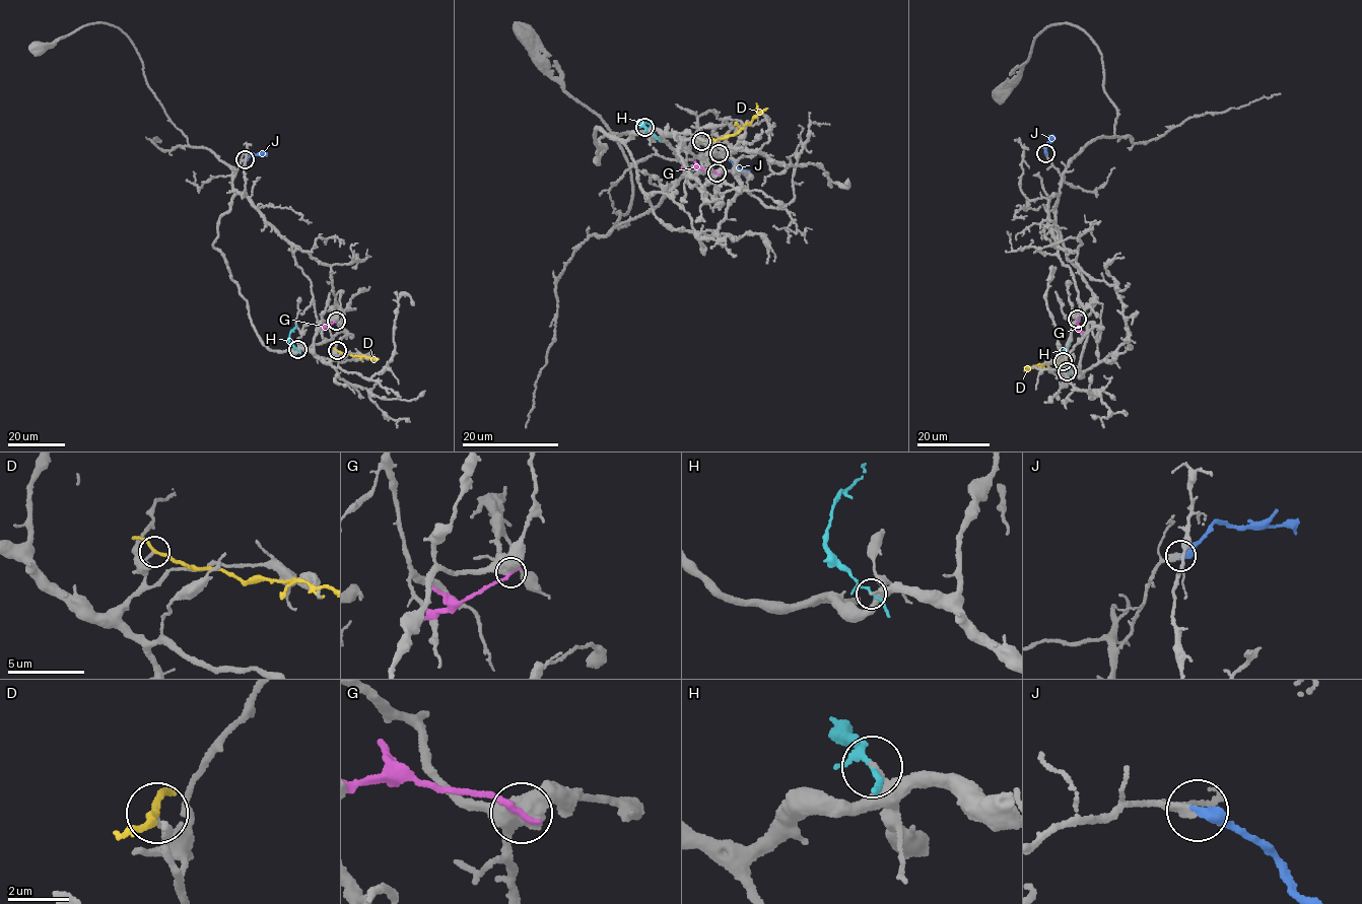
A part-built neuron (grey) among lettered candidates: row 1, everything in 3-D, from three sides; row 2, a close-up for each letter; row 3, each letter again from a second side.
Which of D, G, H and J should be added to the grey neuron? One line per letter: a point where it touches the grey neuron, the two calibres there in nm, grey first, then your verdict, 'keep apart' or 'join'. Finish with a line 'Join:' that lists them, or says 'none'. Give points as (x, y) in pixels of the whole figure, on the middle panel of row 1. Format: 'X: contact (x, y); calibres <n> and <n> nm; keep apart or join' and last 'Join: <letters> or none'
D: contact (701, 141); calibres 190 and 190 nm; keep apart
G: contact (717, 172); calibres 600 and 240 nm; keep apart
H: contact (644, 127); calibres 200 and 120 nm; keep apart
J: contact (719, 153); calibres 380 and 440 nm; join
Join: J

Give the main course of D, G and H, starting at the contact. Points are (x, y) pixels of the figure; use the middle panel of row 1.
D: (701, 141), (738, 133), (767, 108)
G: (717, 172), (682, 167)
H: (644, 127), (641, 122), (650, 125), (660, 141)

